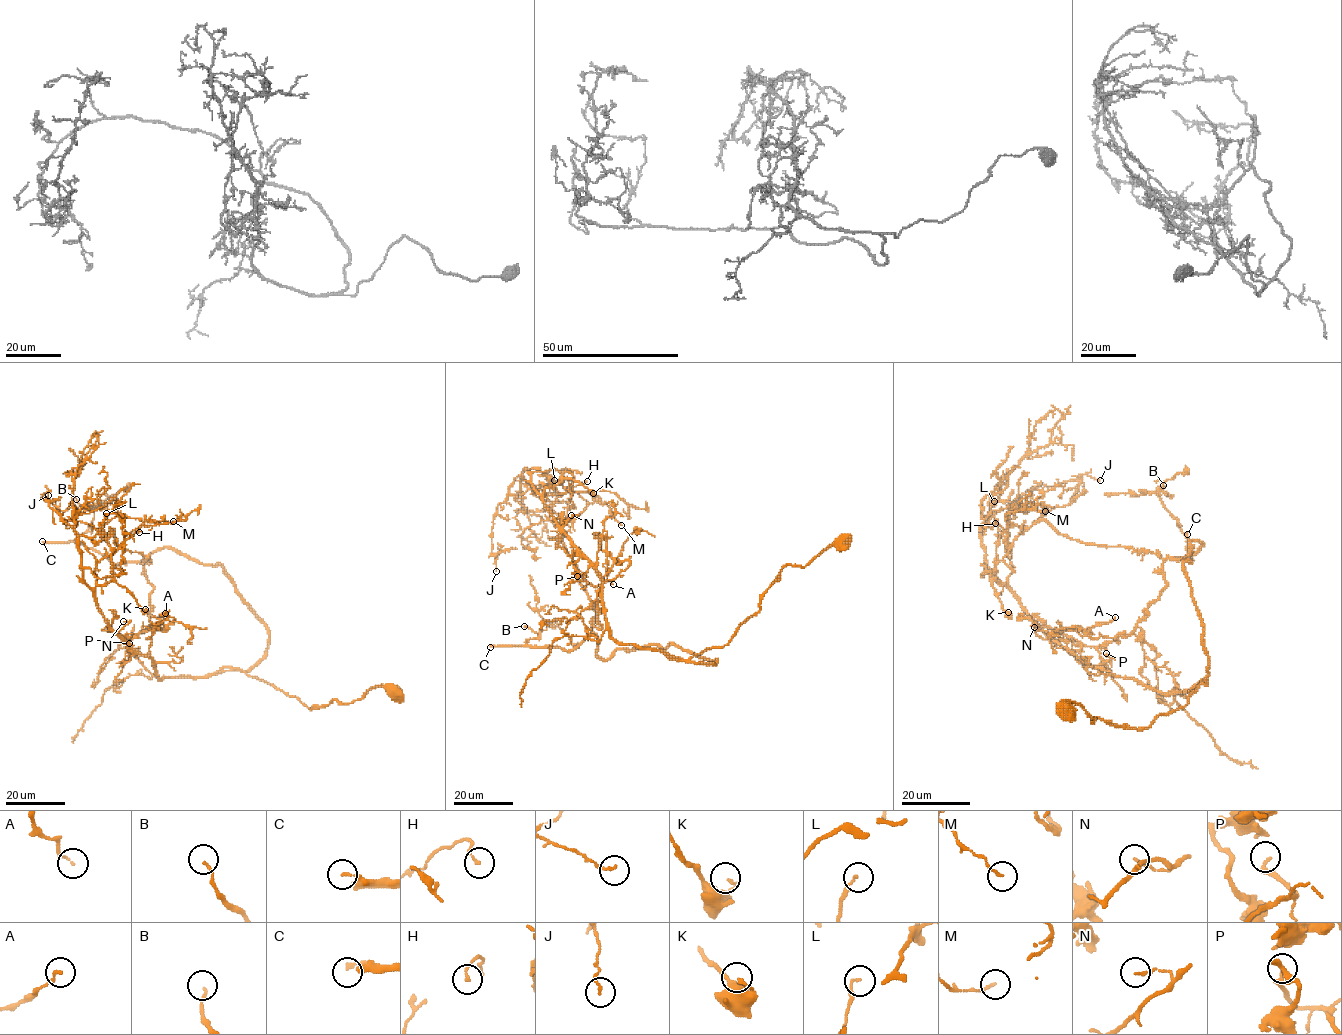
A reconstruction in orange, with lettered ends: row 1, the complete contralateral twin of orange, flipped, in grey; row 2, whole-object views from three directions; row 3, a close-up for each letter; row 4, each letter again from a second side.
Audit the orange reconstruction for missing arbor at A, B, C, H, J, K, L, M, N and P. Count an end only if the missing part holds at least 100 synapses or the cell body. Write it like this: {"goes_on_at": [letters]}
{"goes_on_at": ["C"]}

